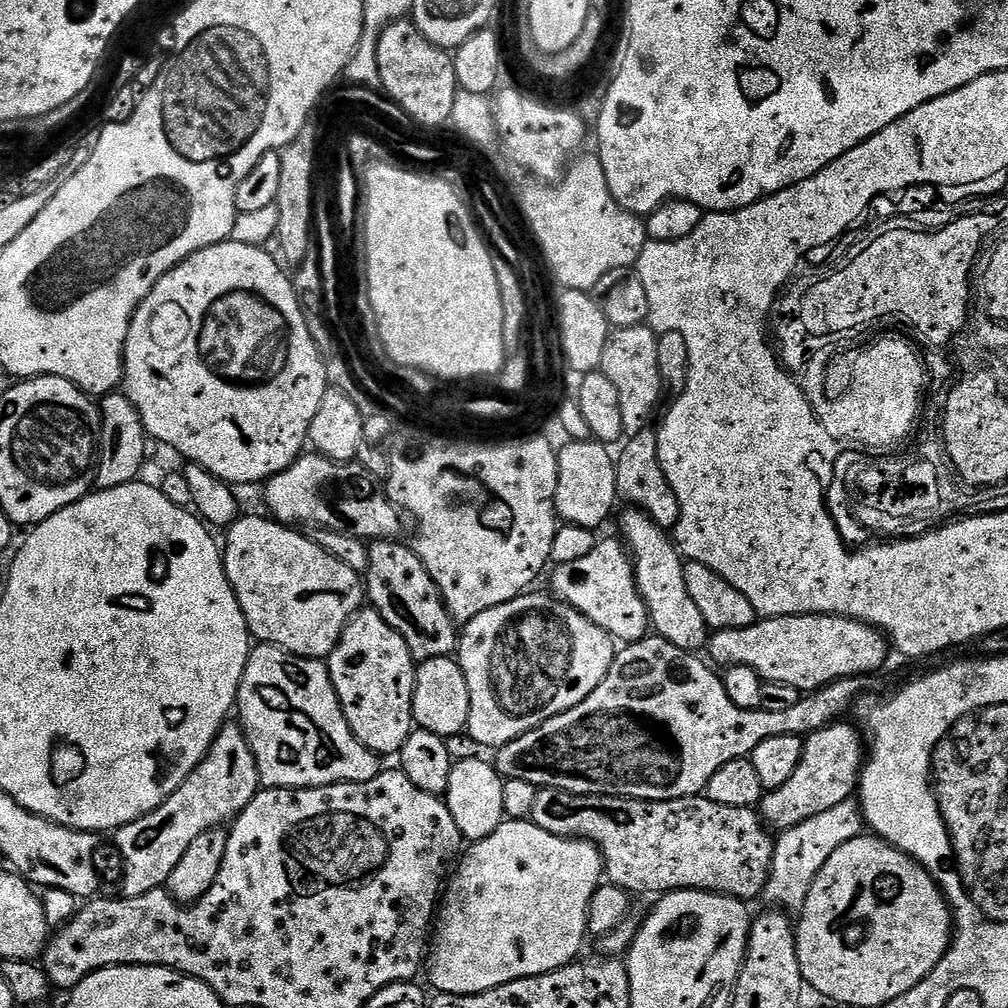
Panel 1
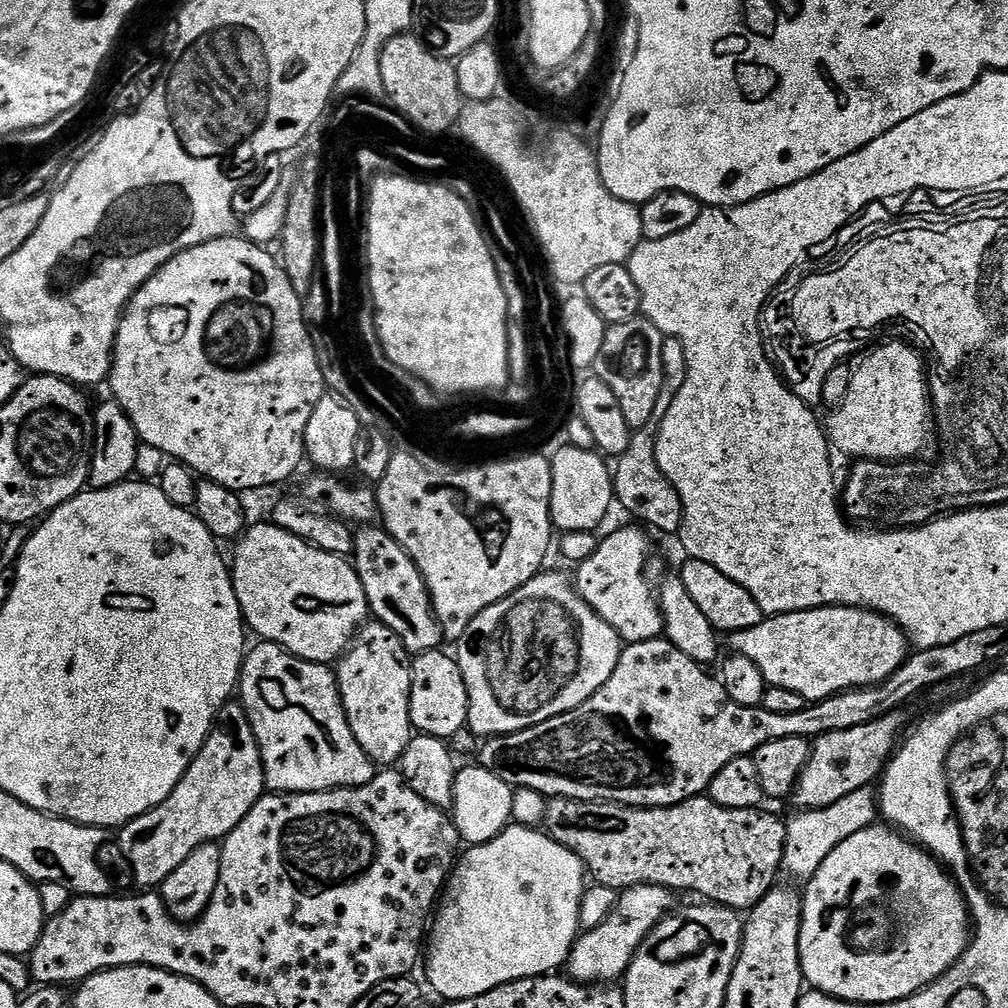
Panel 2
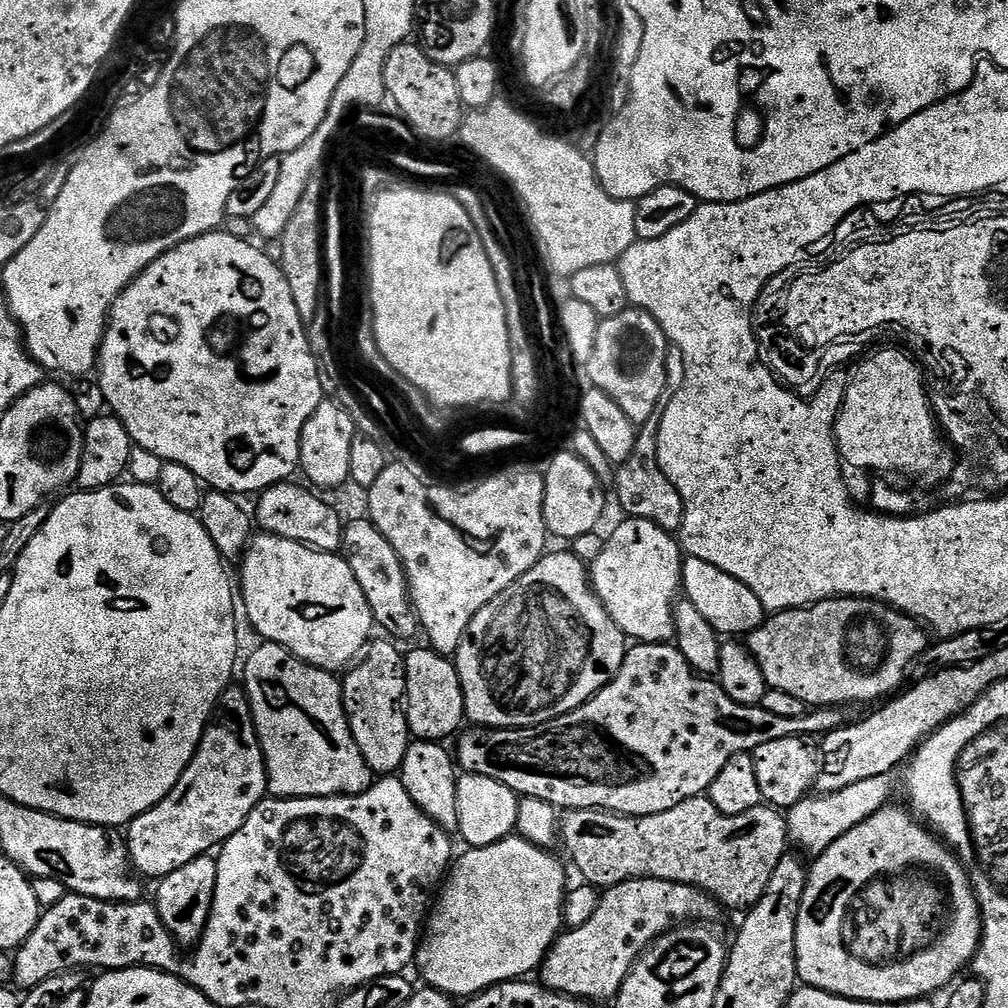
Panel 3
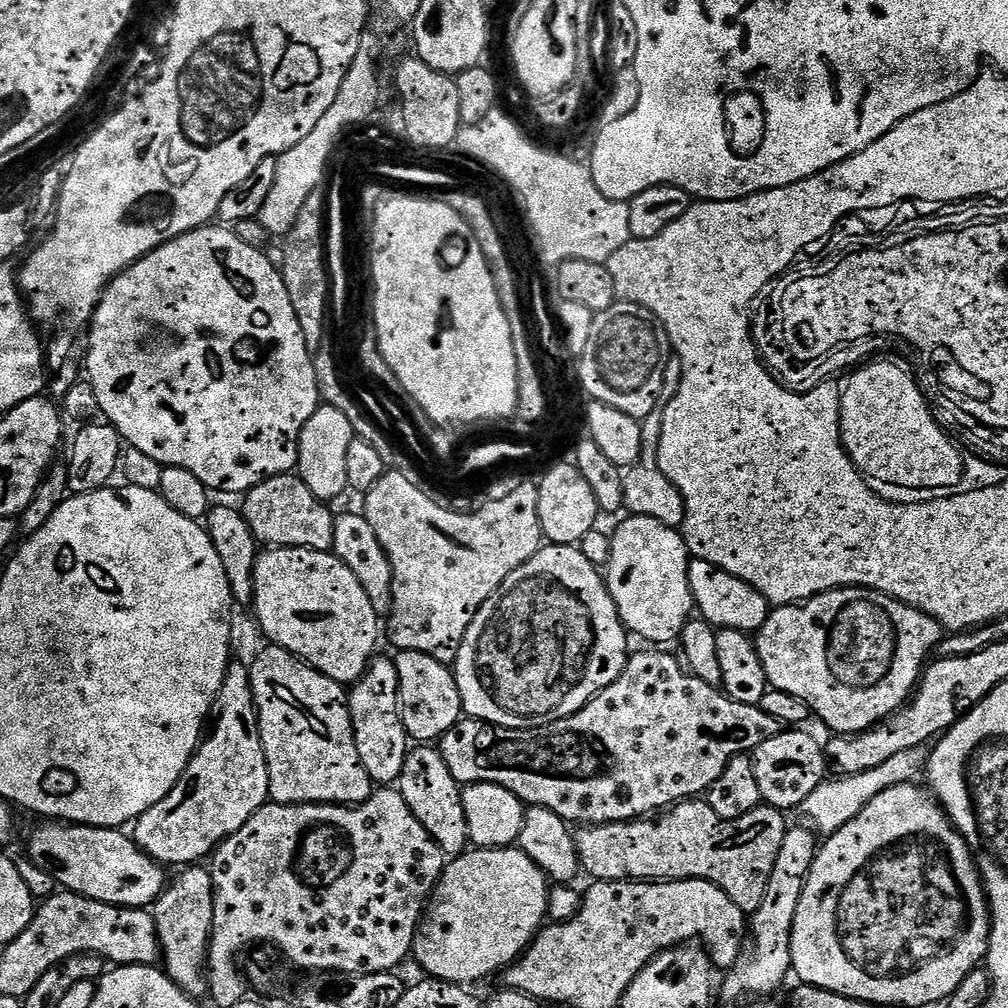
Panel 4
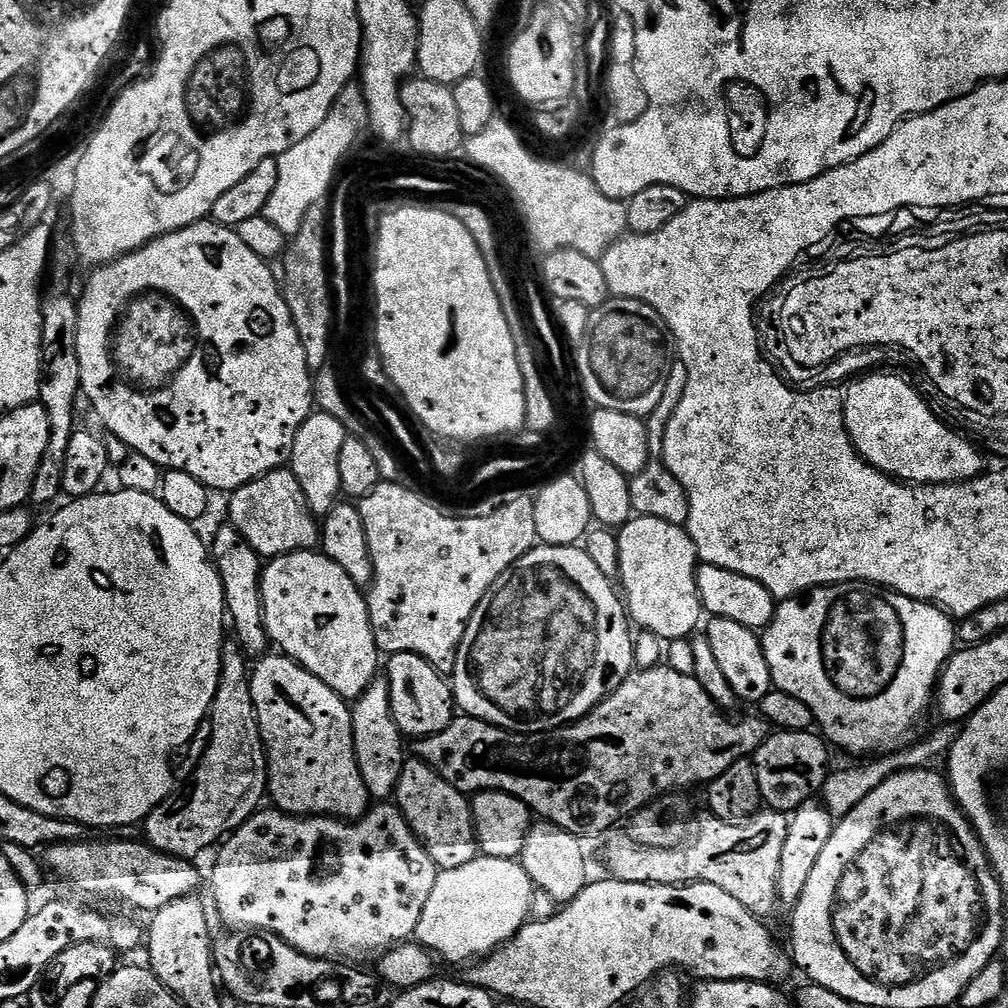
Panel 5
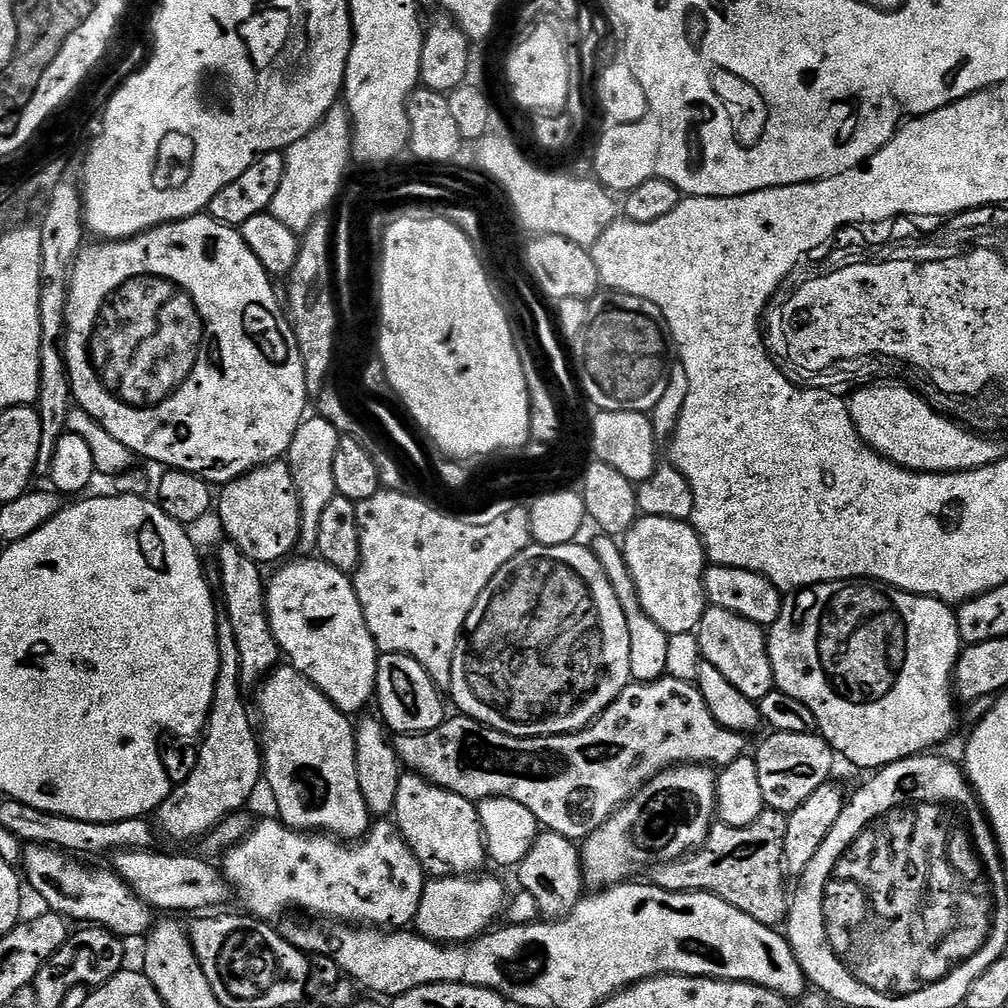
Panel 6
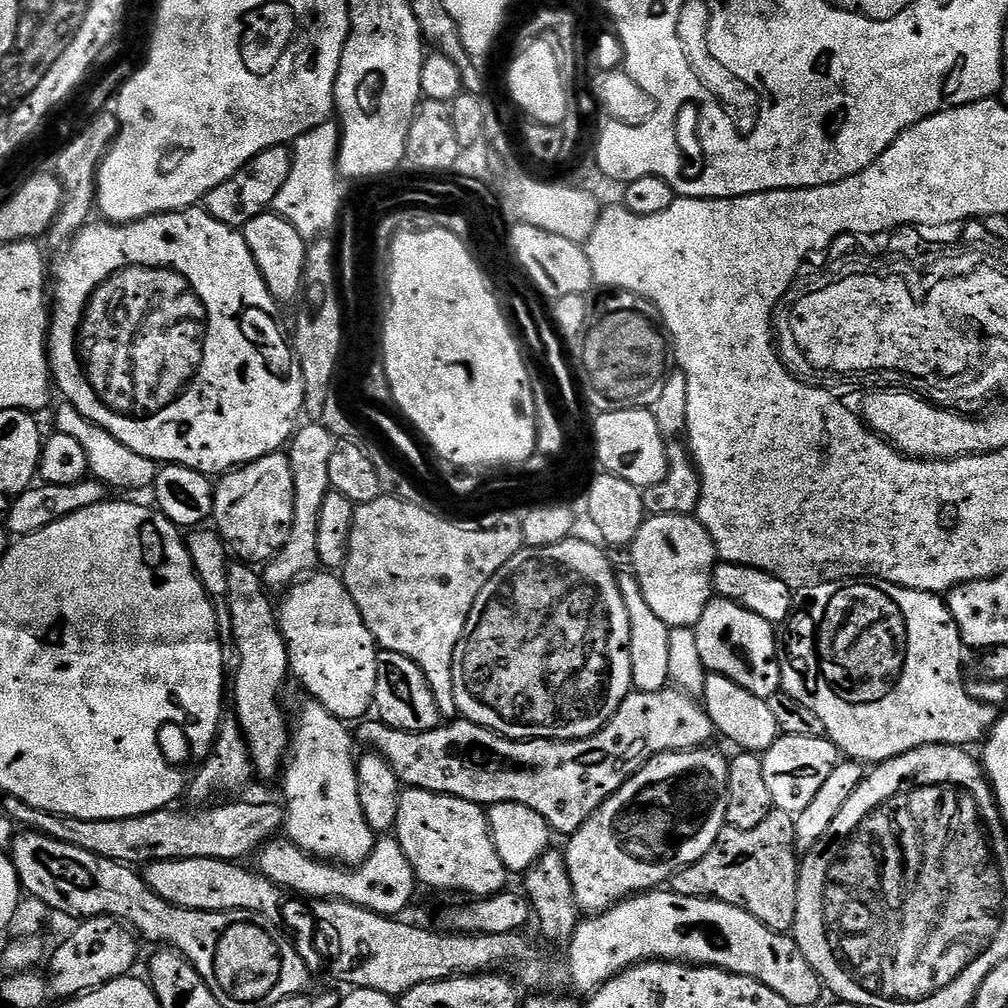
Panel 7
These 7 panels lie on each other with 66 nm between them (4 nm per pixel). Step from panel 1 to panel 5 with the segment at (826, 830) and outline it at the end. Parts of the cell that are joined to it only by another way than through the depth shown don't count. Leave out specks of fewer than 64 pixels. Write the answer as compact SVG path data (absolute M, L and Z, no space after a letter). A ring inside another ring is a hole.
M944 722L939 726L941 728L937 732L930 733L921 744L909 743L899 750L892 750L879 758L869 759L872 761L869 764L862 765L861 768L844 768L841 772L833 771L824 781L822 789L822 802L827 806L828 811L832 813L833 817L843 818L850 814L868 794L878 786L882 786L882 782L886 782L894 774L915 768L927 768L933 763L931 760L938 759L940 755L941 759L951 749L953 742L956 741L958 728L952 722Z

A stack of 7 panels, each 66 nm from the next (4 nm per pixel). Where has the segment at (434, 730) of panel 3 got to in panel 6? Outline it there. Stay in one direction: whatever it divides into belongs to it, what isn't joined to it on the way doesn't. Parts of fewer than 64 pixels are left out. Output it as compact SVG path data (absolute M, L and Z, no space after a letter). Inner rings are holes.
M385 652L376 661L375 703L380 703L379 717L393 733L438 730L446 718L441 689L415 658L401 652Z

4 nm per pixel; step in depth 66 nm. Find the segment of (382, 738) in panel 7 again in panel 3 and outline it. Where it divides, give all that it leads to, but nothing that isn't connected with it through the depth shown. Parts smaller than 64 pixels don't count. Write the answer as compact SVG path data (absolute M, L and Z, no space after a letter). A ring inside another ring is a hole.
M636 642L625 651L624 661L615 678L603 690L589 698L582 706L578 706L573 712L567 712L565 716L559 716L557 720L552 720L548 724L539 724L536 728L473 727L471 729L473 732L466 733L467 731L465 731L459 737L460 745L454 748L454 759L467 775L494 778L494 782L502 782L506 786L510 786L510 790L516 793L517 797L542 798L542 802L550 802L557 810L598 808L602 812L615 812L617 816L642 817L650 814L662 814L662 810L670 810L690 798L705 795L710 782L714 782L714 778L718 778L722 766L726 766L726 762L730 762L730 758L734 758L734 754L752 753L754 749L766 742L778 742L778 738L790 738L791 736L816 738L816 735L819 737L821 734L845 727L844 712L845 709L840 706L816 706L805 716L778 718L778 714L770 714L770 710L765 708L736 704L724 693L723 688L715 679L693 672L686 662L686 658L677 650L675 643L642 644Z

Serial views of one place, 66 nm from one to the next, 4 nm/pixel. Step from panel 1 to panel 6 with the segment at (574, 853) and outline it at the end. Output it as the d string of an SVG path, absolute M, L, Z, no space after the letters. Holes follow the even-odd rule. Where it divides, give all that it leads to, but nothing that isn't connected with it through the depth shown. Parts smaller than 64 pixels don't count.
M438 876L429 879L422 890L422 902L414 921L415 931L428 940L463 942L482 936L505 915L504 884L496 876Z

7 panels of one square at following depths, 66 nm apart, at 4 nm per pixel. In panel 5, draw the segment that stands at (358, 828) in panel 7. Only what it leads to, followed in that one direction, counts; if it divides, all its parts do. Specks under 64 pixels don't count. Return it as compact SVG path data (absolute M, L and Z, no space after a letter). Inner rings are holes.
M283 654L265 655L255 661L250 672L252 697L264 750L268 754L267 795L275 807L290 816L331 816L355 822L368 811L370 797L358 770L352 745L352 709L349 701L330 690L322 678L310 674L297 660Z

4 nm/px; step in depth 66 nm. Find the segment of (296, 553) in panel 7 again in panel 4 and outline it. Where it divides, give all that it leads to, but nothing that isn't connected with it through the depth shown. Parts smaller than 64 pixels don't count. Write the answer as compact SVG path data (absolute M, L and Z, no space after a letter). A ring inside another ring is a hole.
M321 406L310 418L310 422L306 422L300 435L296 468L302 482L310 486L310 494L314 494L316 499L333 502L343 492L349 491L346 482L346 453L350 451L350 442L353 439L350 421L340 410Z

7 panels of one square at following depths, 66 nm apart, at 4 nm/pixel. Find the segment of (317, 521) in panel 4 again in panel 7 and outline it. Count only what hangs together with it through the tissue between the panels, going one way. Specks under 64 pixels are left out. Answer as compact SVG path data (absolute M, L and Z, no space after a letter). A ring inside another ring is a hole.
M283 451L271 452L249 464L242 464L239 468L225 472L215 481L214 506L212 520L215 531L220 533L225 544L229 545L233 553L236 552L244 562L267 562L277 556L286 546L286 538L290 538L290 526L294 522L294 474L290 466L290 458Z

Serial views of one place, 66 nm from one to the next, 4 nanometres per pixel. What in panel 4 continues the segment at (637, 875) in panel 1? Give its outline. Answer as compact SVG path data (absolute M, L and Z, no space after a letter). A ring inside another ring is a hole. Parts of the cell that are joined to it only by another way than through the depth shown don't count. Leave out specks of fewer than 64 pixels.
M693 798L673 807L661 820L637 818L618 824L584 826L575 833L580 866L589 872L593 881L631 880L633 882L663 882L665 880L705 880L722 889L746 914L754 913L766 894L774 858L782 850L786 823L785 813L779 808L761 806L737 820L723 820L710 810L707 799Z

